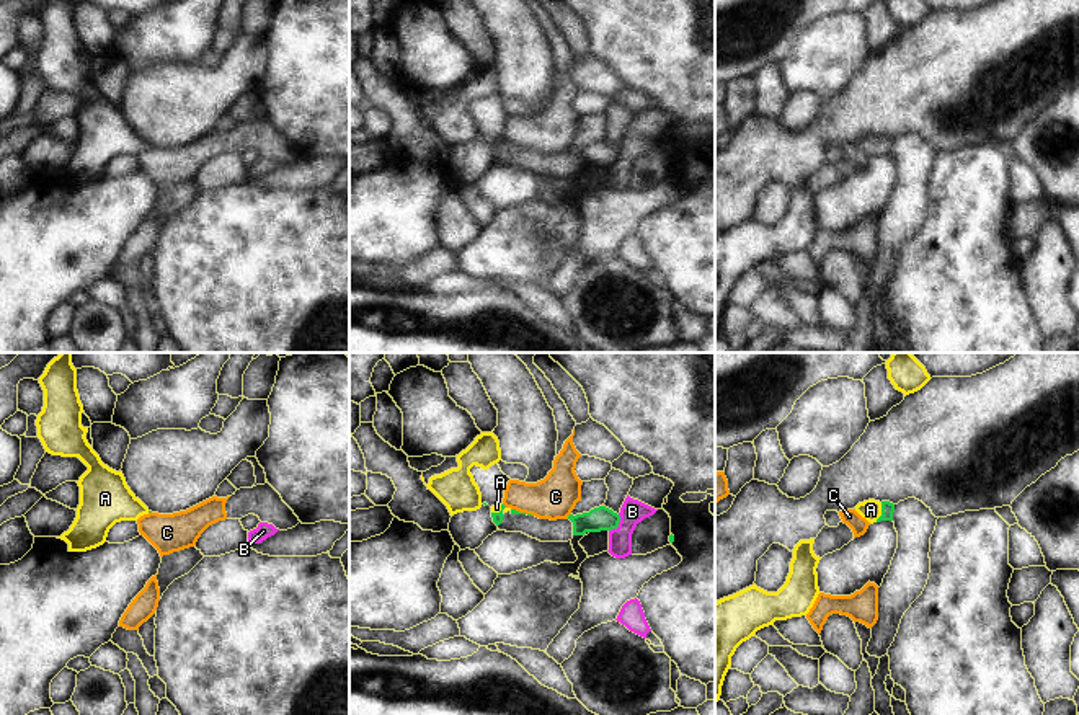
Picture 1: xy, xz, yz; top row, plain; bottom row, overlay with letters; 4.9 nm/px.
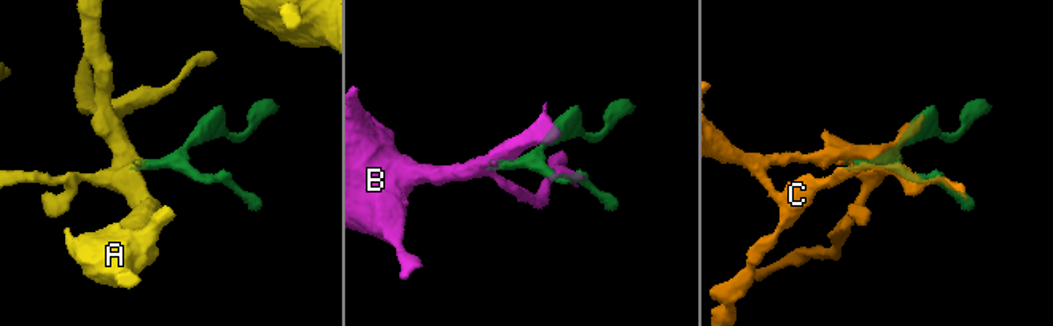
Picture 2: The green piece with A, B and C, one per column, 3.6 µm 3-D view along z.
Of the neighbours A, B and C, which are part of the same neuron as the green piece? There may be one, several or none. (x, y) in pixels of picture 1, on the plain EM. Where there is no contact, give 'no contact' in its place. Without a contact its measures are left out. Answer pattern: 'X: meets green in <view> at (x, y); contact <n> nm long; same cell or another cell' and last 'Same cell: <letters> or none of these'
A: meets green in yz at (882, 147); contact 100 nm long; same cell
B: meets green in xz at (617, 159); contact 100 nm long; another cell
C: meets green in xz at (568, 150); contact 40 nm long; another cell
Same cell: A

